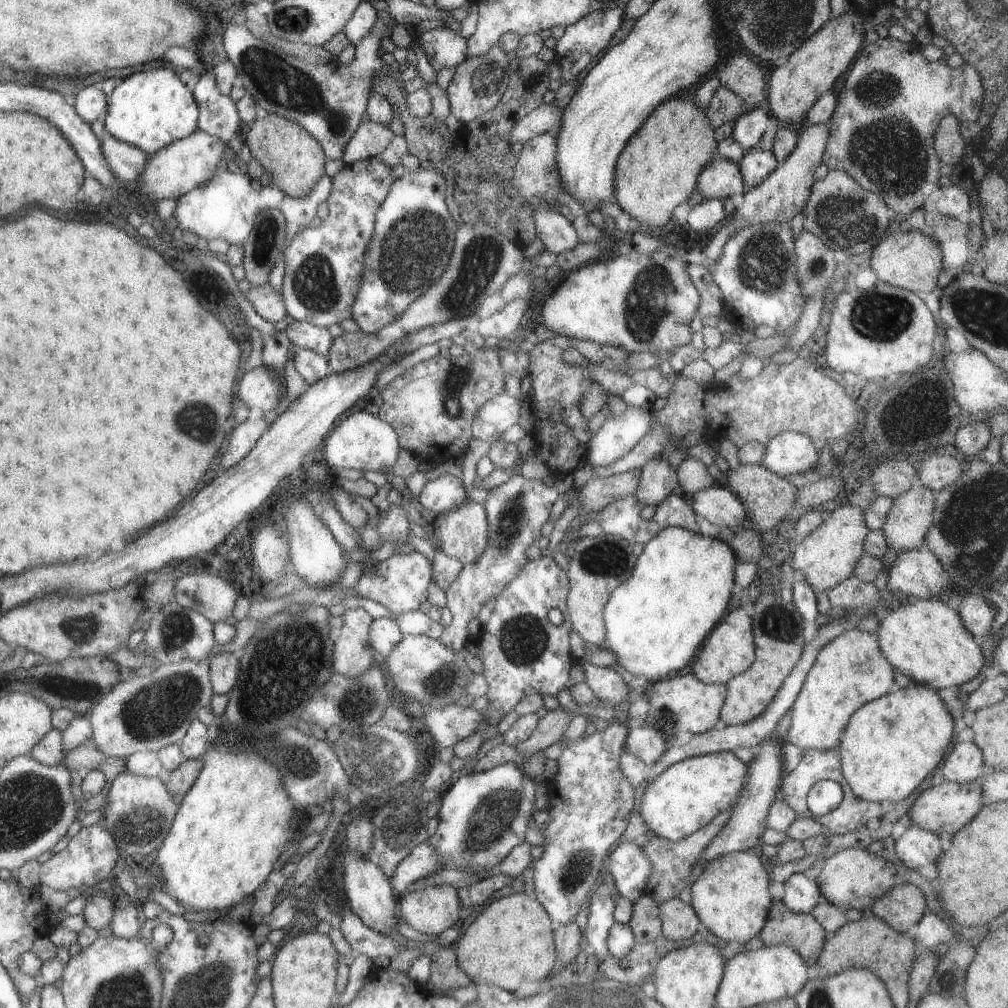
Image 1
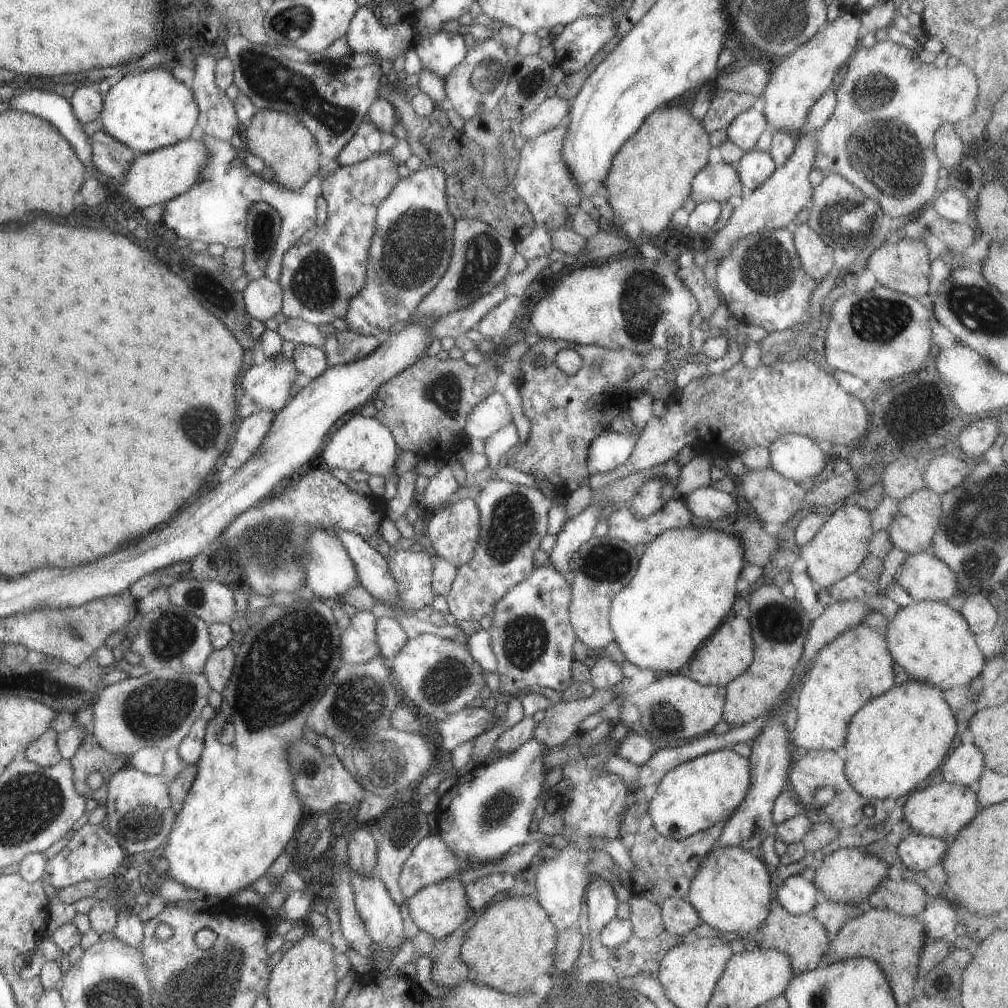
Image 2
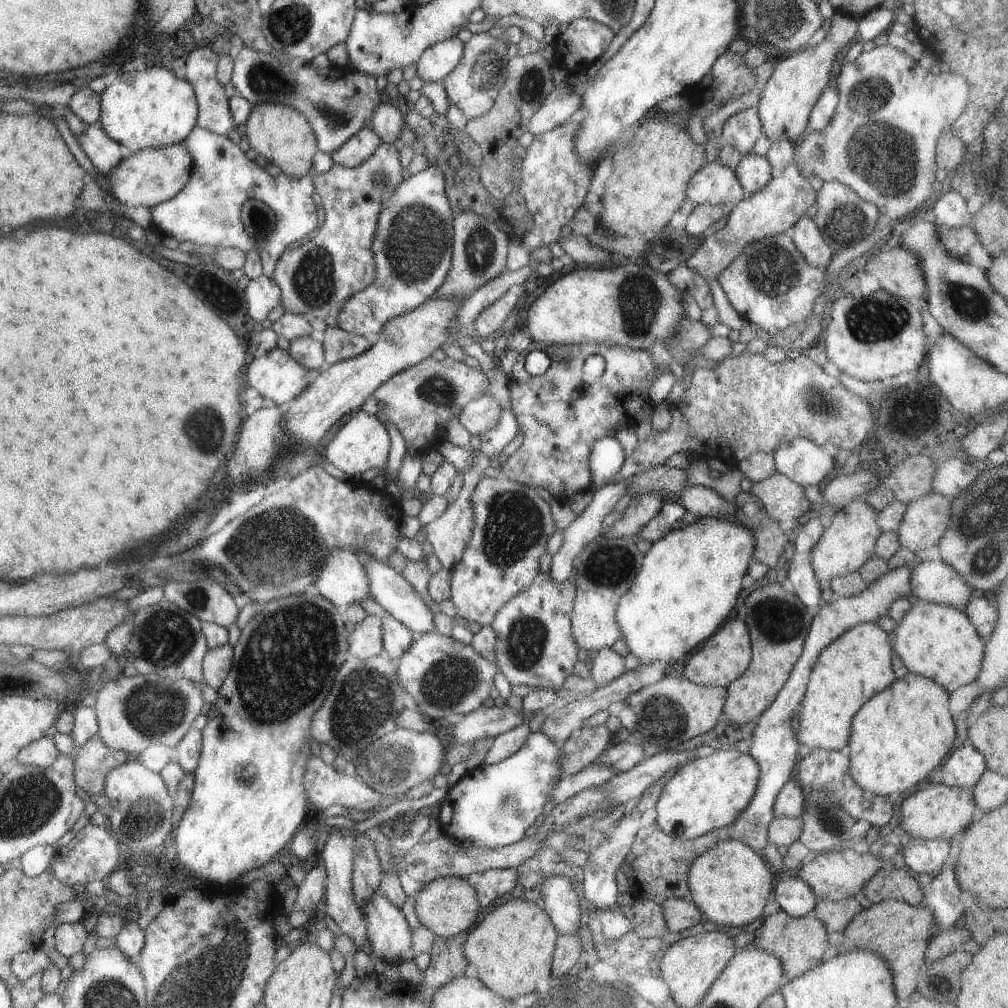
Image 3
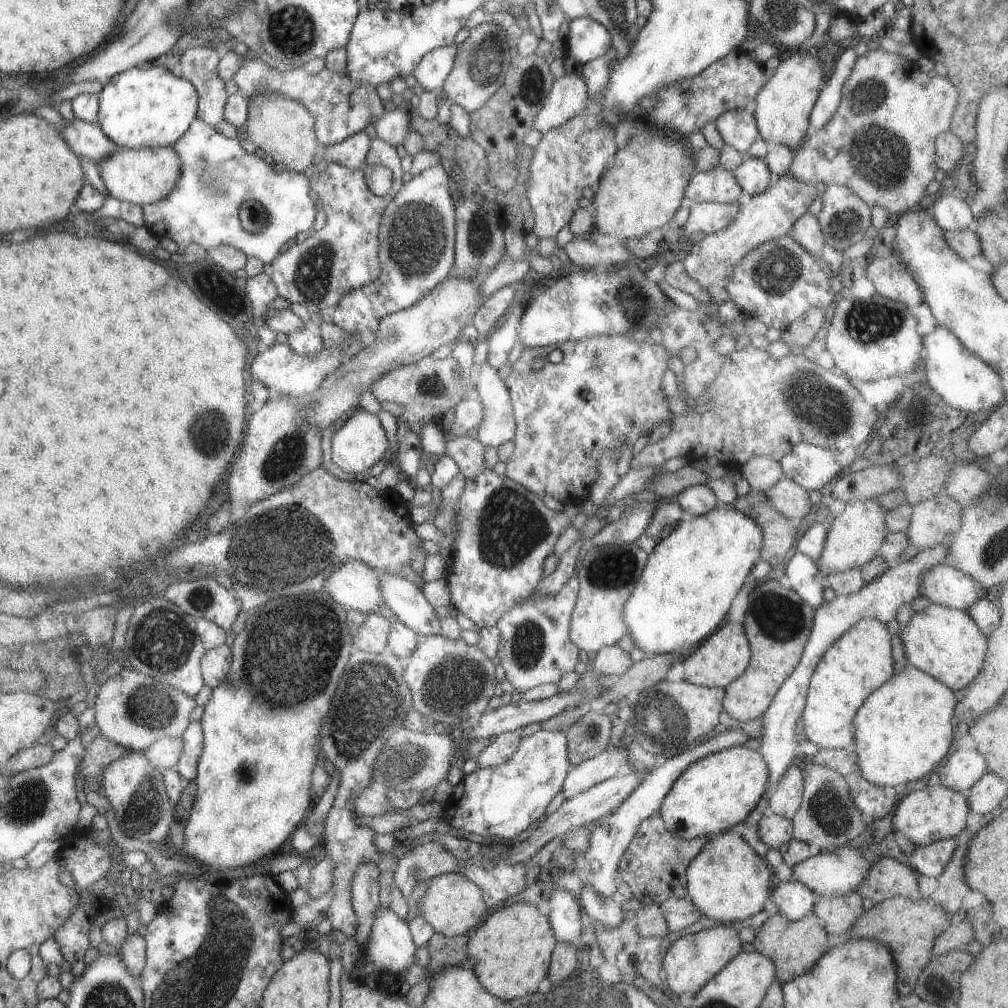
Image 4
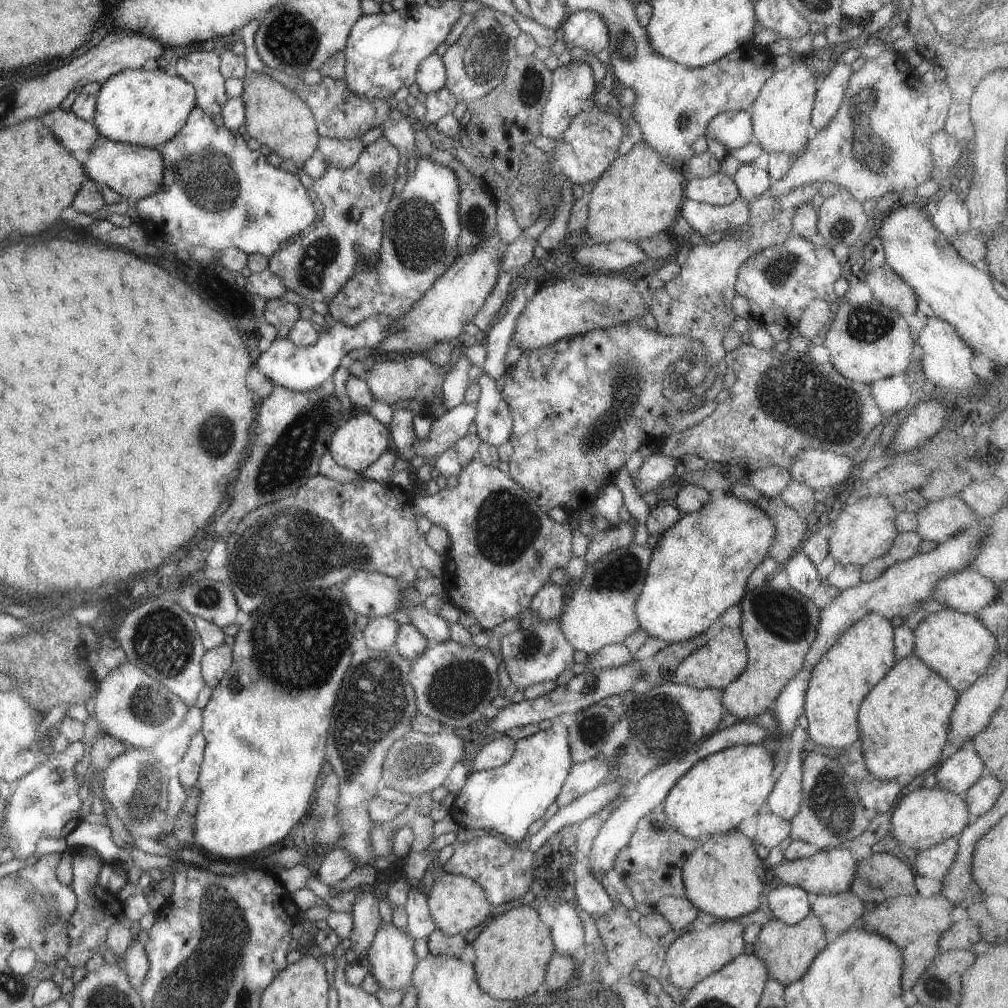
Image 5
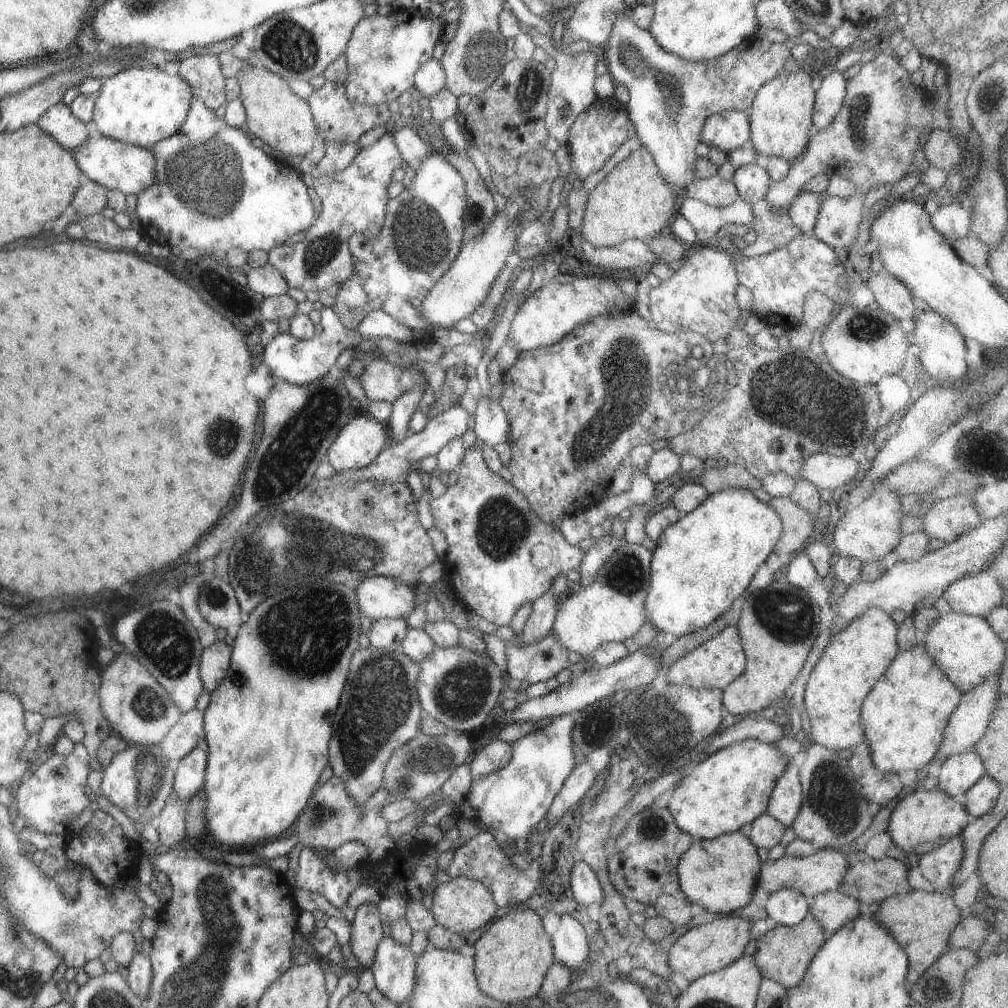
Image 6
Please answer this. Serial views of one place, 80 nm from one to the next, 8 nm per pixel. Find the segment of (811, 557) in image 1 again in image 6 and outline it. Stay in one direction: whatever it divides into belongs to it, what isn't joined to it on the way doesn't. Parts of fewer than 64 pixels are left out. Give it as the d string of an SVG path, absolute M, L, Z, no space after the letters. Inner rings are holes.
M875 489L858 505L848 506L842 510L842 515L832 533L829 546L839 557L849 557L862 563L879 560L891 552L899 542L900 518L904 515L900 507L900 495L883 489Z

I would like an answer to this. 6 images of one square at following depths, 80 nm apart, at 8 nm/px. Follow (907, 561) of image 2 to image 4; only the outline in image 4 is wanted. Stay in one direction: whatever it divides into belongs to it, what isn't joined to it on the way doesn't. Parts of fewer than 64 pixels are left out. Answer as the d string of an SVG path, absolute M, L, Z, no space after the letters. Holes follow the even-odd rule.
M943 563L932 566L920 579L920 595L930 603L960 611L967 612L974 602L993 594L970 576Z

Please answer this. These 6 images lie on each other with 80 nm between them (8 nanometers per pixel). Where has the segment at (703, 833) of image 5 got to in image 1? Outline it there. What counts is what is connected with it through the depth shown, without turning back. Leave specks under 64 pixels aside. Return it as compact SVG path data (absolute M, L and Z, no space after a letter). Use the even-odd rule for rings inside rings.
M731 751L702 754L676 762L647 783L639 800L639 818L655 836L670 841L684 839L707 824L718 812L736 803L747 771L747 764Z

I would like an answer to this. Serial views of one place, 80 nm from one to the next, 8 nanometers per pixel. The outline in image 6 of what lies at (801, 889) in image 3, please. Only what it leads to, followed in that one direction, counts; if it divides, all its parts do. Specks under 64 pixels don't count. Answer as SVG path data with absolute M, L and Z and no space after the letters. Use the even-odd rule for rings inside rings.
M780 888L768 896L764 909L777 925L793 926L805 918L807 904L807 897L795 889Z

